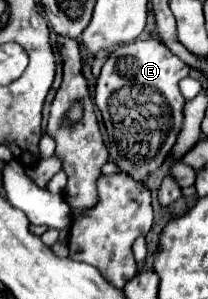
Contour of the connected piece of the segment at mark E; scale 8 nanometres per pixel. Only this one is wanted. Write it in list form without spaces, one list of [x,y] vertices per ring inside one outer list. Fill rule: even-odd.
[[[154,38],[122,44],[106,54],[94,102],[102,112],[108,132],[110,156],[120,170],[132,174],[136,180],[154,172],[176,144],[186,104],[178,82],[188,74],[190,68]]]

